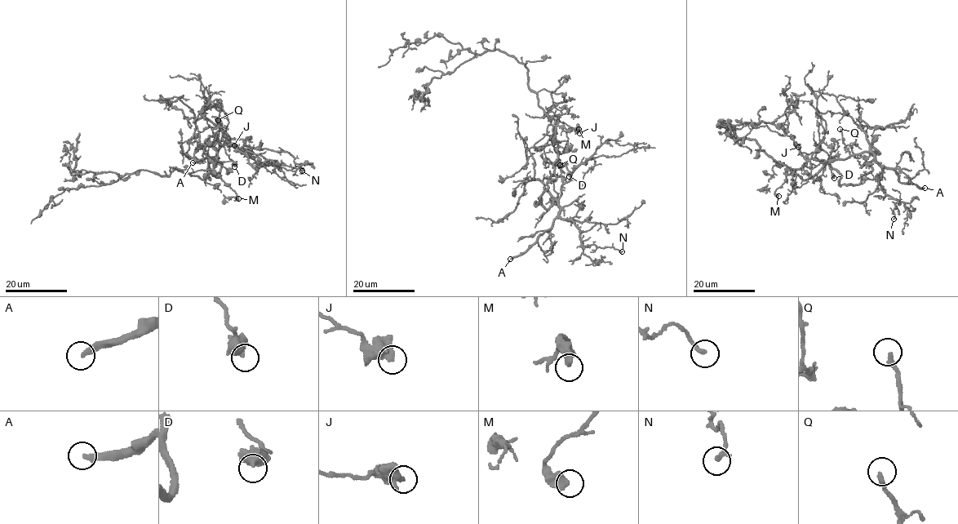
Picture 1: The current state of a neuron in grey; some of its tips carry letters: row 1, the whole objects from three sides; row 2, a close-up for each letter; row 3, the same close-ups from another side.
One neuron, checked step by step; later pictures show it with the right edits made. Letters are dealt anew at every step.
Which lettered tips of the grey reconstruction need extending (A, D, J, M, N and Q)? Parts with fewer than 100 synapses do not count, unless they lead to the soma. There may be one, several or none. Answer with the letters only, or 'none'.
A

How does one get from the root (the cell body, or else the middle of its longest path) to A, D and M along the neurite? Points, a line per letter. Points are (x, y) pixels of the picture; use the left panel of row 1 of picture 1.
A: (216, 162), (219, 157), (217, 176), (204, 148), (220, 127), (229, 140), (215, 157), (192, 162)
D: (216, 162), (215, 139), (235, 162), (234, 166)
M: (216, 162), (212, 176), (218, 175), (227, 184), (238, 198)

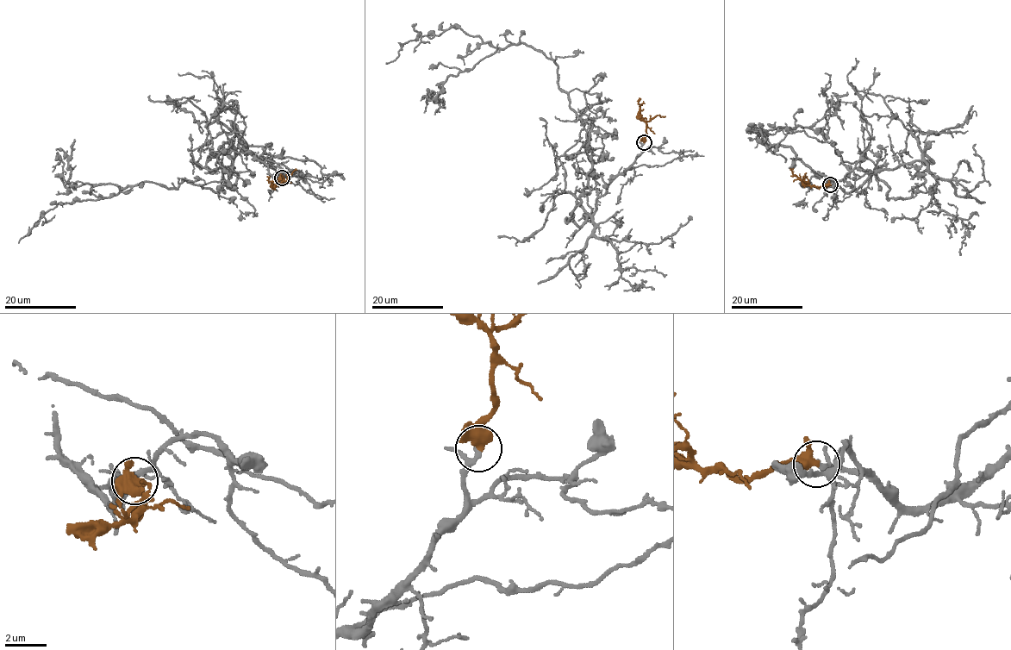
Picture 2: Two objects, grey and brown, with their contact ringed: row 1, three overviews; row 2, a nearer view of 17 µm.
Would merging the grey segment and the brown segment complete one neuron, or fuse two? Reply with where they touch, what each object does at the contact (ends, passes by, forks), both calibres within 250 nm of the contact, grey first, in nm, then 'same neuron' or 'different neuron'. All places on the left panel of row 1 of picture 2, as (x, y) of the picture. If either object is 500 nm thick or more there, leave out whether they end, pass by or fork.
place (282, 178); grey passes by; brown passes by; calibres 180 and 480 nm; same neuron

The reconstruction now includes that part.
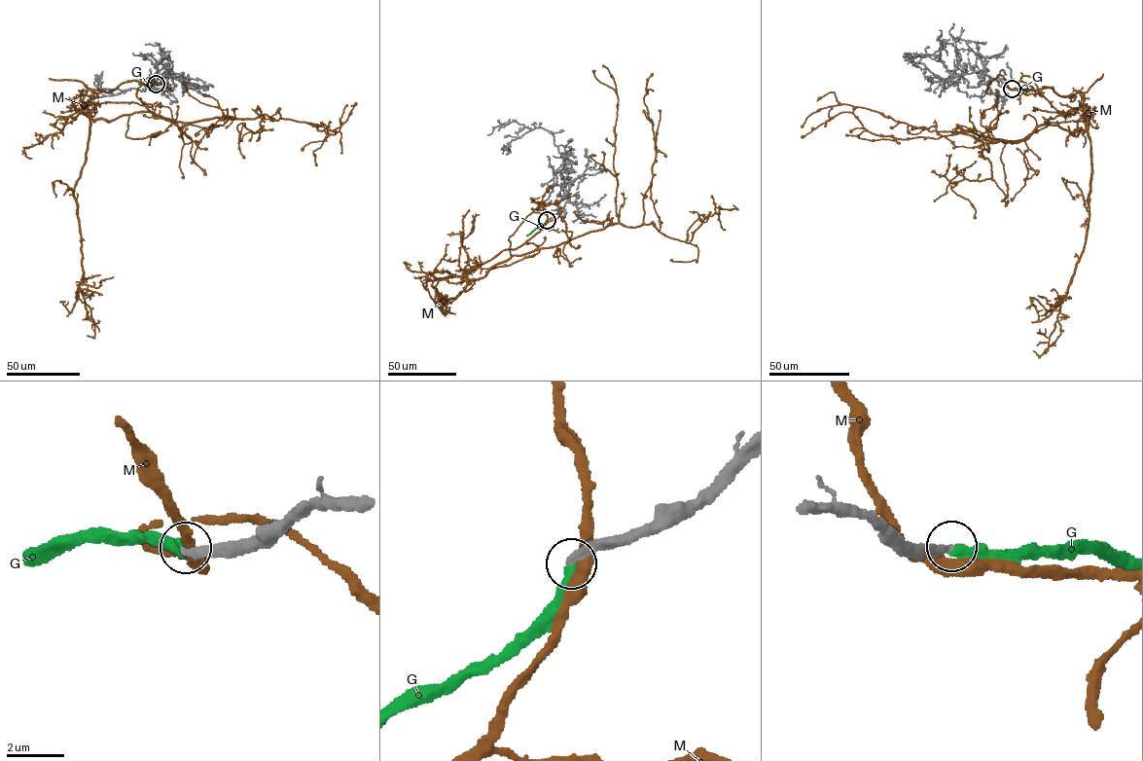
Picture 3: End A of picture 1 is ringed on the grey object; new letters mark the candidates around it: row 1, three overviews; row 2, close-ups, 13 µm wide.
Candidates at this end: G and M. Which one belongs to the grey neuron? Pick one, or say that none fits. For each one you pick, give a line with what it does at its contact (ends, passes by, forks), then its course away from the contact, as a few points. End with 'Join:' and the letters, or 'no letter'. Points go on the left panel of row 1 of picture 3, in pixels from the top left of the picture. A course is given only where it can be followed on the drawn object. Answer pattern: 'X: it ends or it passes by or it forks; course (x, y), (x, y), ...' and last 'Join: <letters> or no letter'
G: it ends; course (156, 85), (138, 84)
Join: G

